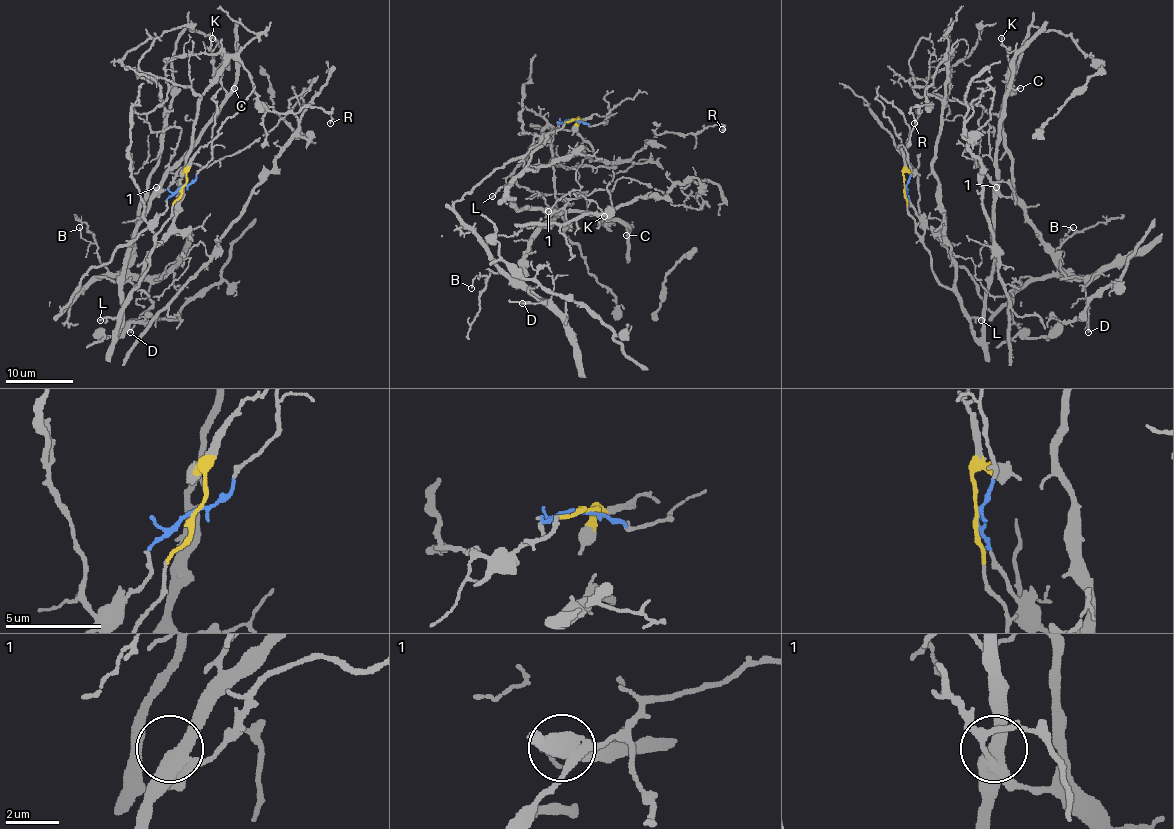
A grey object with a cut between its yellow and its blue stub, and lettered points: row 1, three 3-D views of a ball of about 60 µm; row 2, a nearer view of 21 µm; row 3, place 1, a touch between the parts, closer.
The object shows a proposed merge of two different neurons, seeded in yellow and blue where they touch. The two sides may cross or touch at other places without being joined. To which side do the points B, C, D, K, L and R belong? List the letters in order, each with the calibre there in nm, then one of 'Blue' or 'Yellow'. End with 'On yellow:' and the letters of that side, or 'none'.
B: Thickness 140 nm. Blue
C: Thickness 120 nm. Yellow
D: Thickness 190 nm. Blue
K: Thickness 160 nm. Yellow
L: Thickness 170 nm. Yellow
R: Thickness 150 nm. Yellow
On yellow: C, K, L, R

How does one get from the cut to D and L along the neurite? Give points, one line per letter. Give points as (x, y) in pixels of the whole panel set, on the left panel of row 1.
D: (182, 186), (167, 209), (106, 263), (92, 267), (62, 309), (94, 280), (143, 277), (151, 305), (130, 332)
L: (182, 186), (182, 196), (155, 236), (146, 273), (116, 317), (103, 317), (99, 321)

